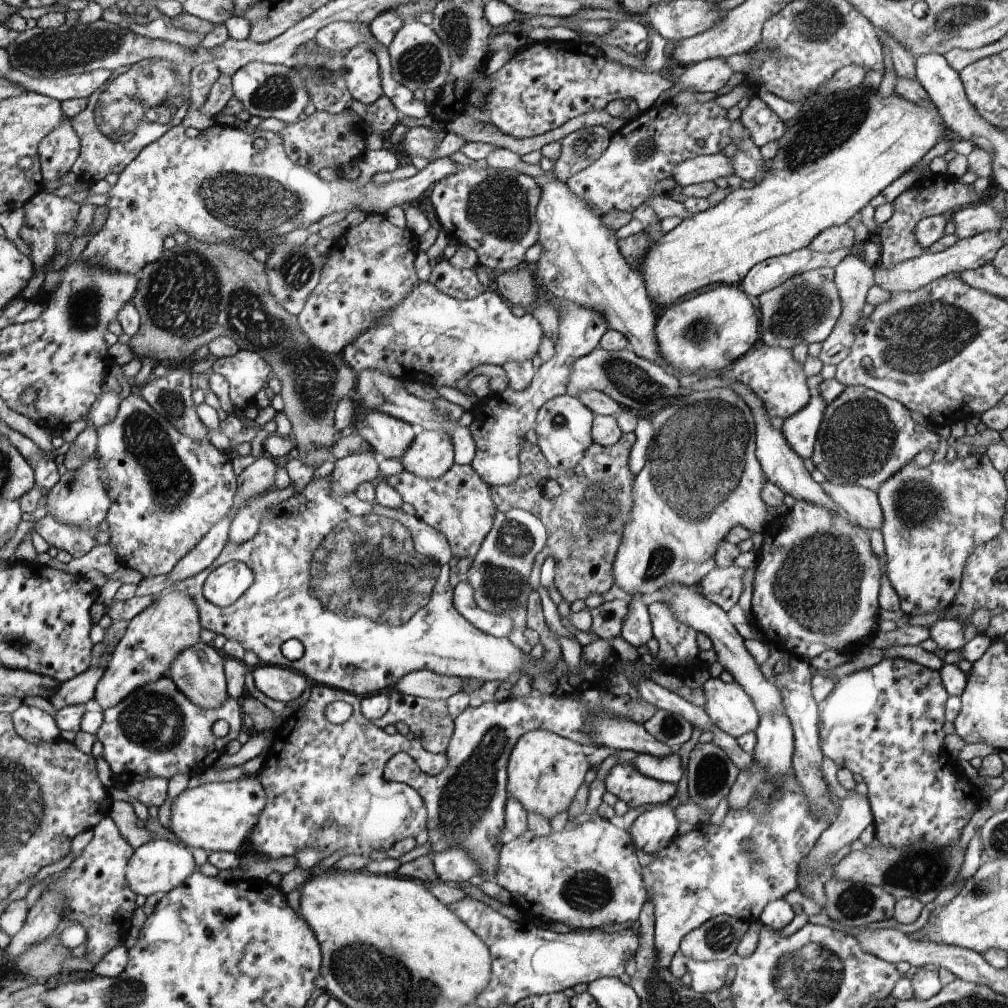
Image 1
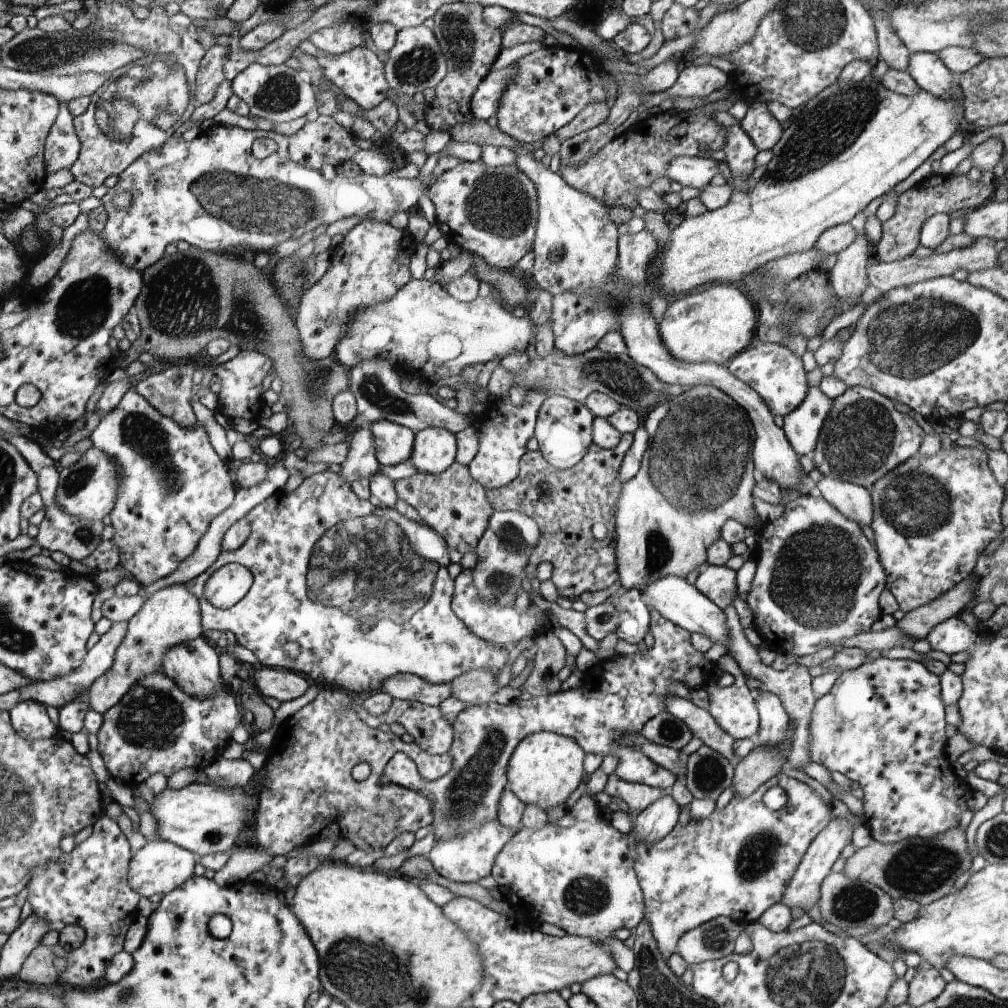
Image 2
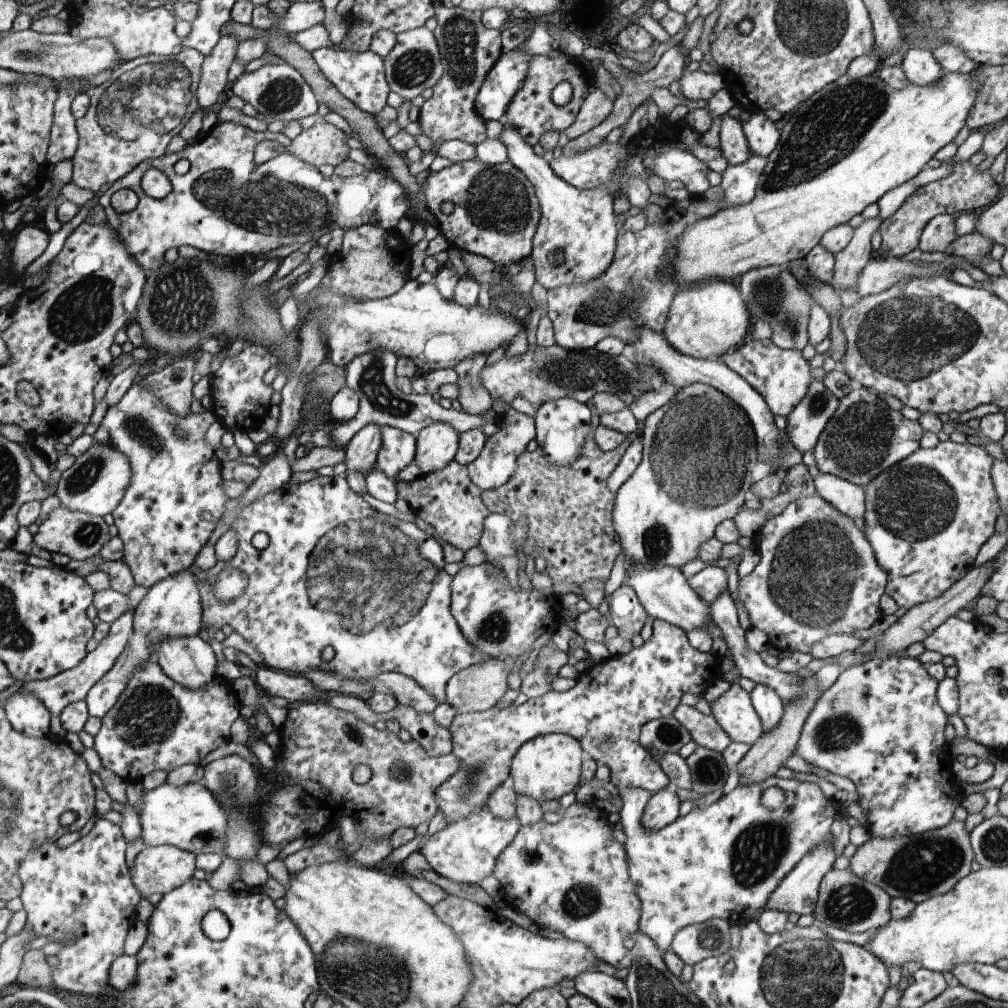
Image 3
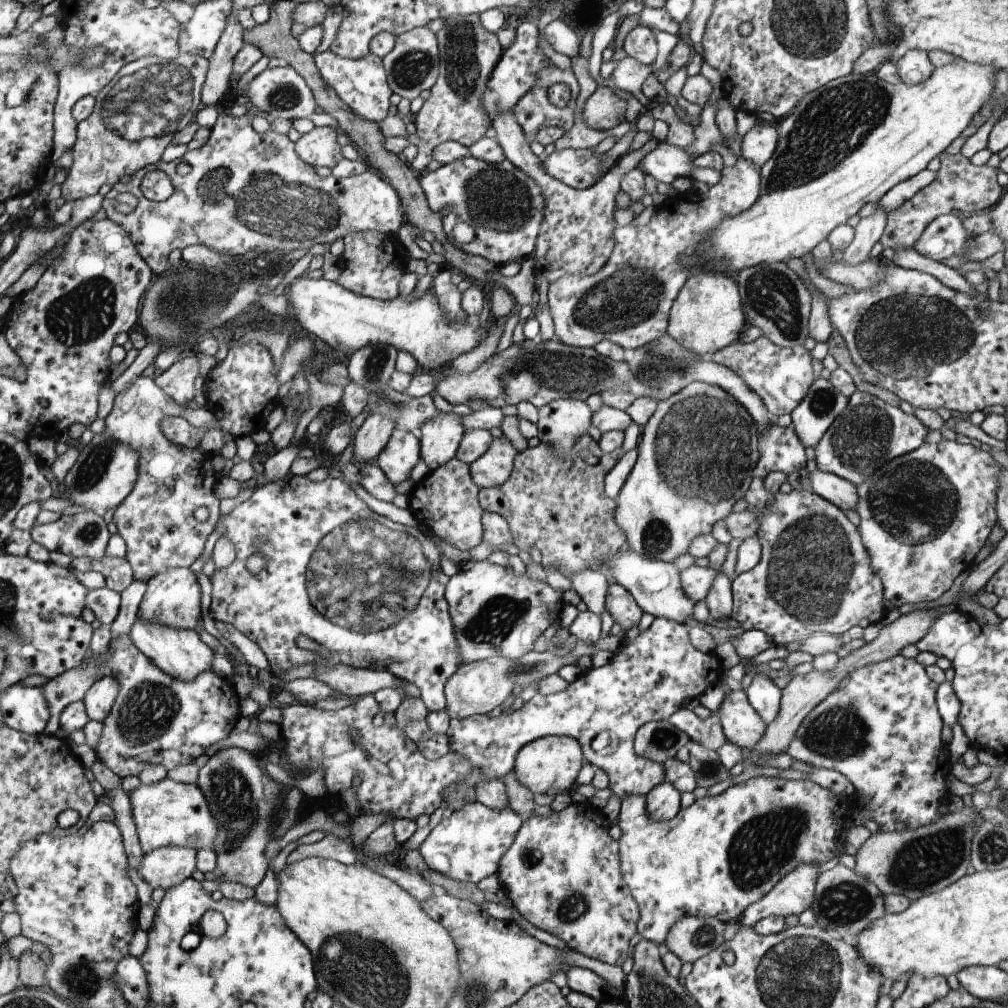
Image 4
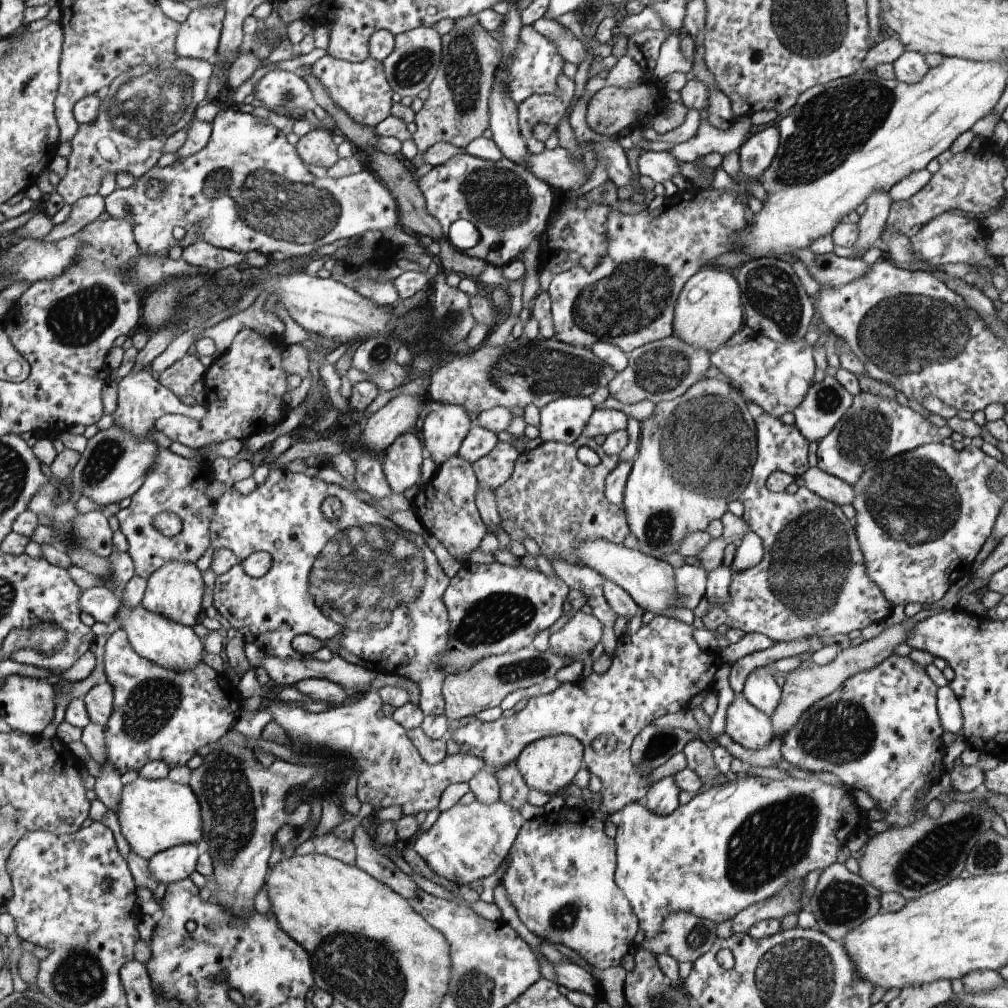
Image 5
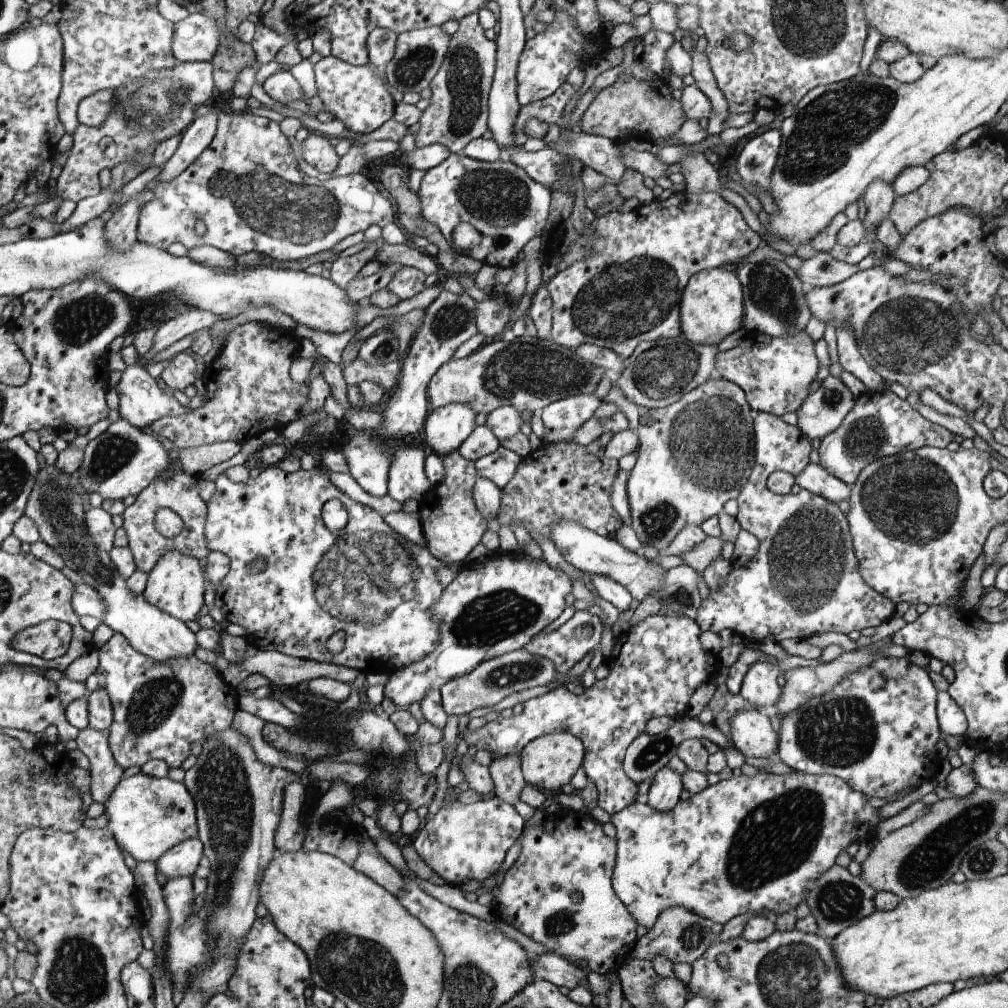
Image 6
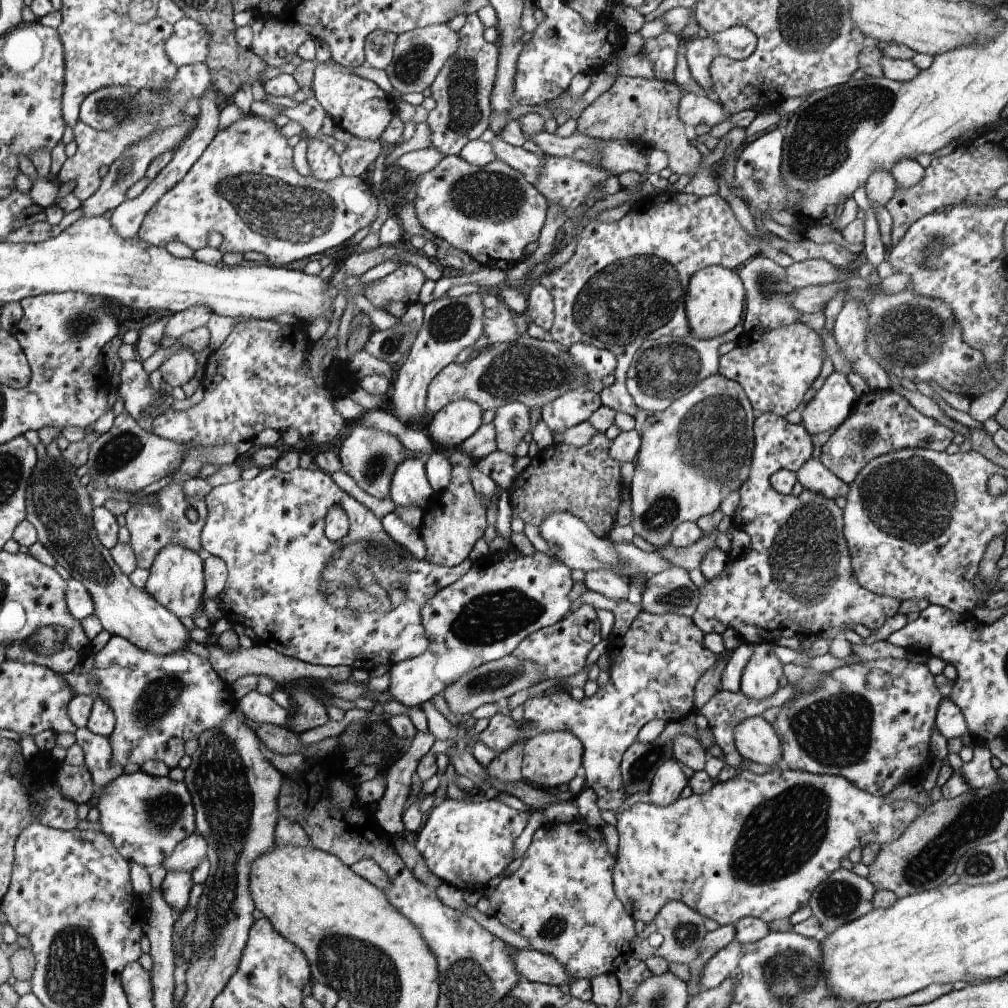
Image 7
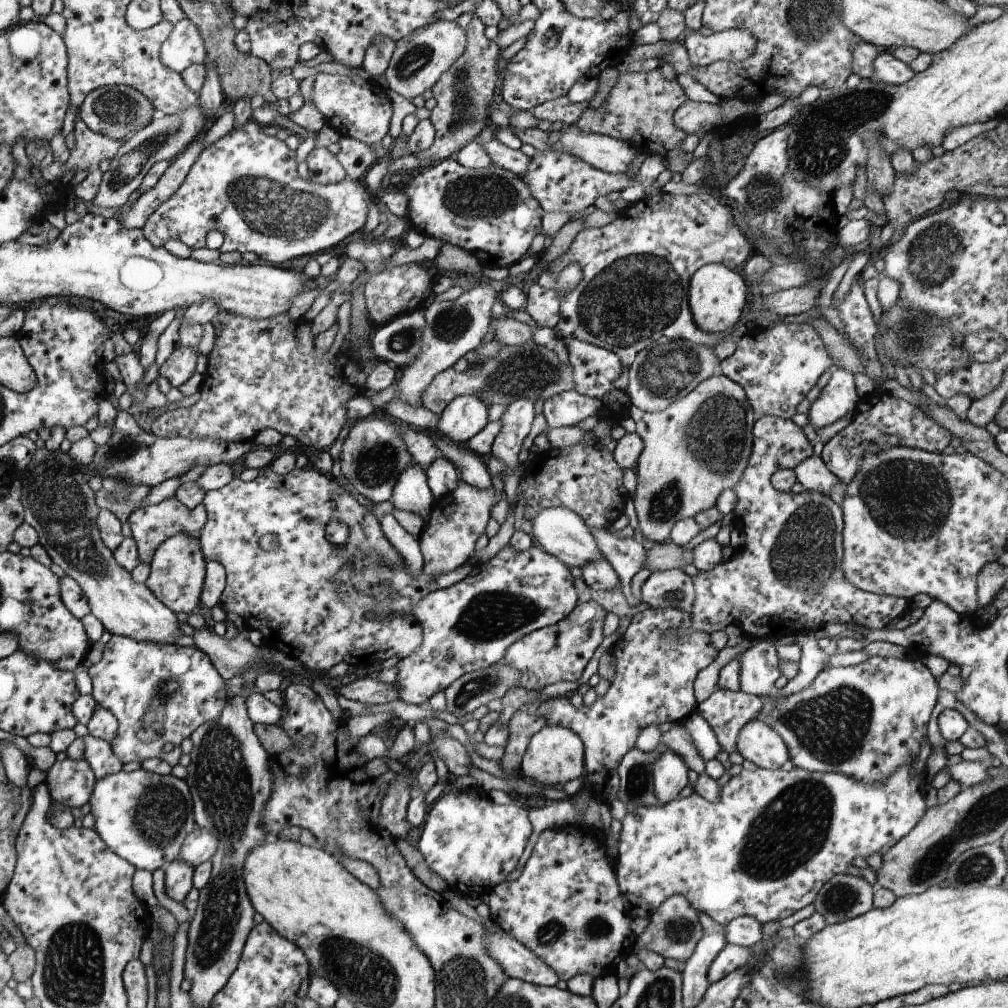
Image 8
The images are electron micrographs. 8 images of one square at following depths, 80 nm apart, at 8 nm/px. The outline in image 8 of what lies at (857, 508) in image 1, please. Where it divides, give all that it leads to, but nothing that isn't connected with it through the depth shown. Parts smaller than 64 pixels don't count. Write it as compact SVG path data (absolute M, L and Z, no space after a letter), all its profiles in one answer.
M808 457L793 470L797 482L800 482L806 491L814 491L830 496L832 488L839 482L837 476L824 464L822 457Z

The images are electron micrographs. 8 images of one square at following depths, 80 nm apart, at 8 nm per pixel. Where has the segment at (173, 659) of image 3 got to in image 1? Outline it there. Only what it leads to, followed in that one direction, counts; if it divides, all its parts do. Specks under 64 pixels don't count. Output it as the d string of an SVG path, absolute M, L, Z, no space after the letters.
M201 641L180 653L180 656L172 662L168 676L183 691L183 694L200 708L219 709L229 699L226 692L224 660L214 648L202 644Z

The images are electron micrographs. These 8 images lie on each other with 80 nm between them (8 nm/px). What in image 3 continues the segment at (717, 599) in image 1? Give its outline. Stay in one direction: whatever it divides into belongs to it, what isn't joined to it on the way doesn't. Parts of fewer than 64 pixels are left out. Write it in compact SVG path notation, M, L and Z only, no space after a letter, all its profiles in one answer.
M708 565L688 579L690 588L711 605L728 588L728 577L723 568Z

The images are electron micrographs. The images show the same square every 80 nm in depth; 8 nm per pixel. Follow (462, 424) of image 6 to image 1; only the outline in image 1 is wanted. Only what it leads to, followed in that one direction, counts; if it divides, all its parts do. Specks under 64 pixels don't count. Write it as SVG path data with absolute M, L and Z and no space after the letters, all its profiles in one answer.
M419 430L399 460L406 471L421 479L439 479L455 464L451 434Z

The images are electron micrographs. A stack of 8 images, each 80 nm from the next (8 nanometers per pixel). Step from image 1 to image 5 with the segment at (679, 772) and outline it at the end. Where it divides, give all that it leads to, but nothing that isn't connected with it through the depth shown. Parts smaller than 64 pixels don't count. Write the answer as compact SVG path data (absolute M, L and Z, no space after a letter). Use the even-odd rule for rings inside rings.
M656 615L650 623L646 625L642 625L640 630L636 632L636 634L628 635L624 634L617 638L616 648L614 650L613 655L611 656L611 667L608 668L607 671L601 672L598 674L597 672L592 672L587 677L581 677L574 683L562 683L554 692L551 692L547 695L538 695L532 697L531 699L527 700L526 706L519 711L516 711L511 716L501 716L499 719L487 723L486 721L480 721L475 715L470 715L469 717L464 717L461 719L454 719L449 722L449 728L452 730L451 737L457 742L459 746L459 752L464 752L466 754L477 756L480 760L483 760L484 766L488 766L493 768L494 772L508 766L515 762L515 760L519 757L519 754L523 752L523 749L526 748L531 742L535 740L544 738L544 737L551 737L554 735L572 735L574 738L579 739L581 743L585 746L584 749L584 760L586 767L591 772L591 774L595 774L596 776L600 777L602 780L602 788L600 792L603 796L603 802L600 806L600 809L606 815L612 815L617 810L623 809L624 806L627 804L636 802L640 800L643 796L647 795L649 788L652 786L650 779L648 779L650 774L641 775L637 773L636 766L633 765L631 761L631 744L633 738L636 738L636 735L648 724L652 723L653 720L656 718L660 718L660 716L664 716L670 713L675 713L681 711L684 708L688 708L689 703L691 700L700 693L704 693L705 691L708 692L713 687L714 676L716 676L716 672L721 666L720 656L715 652L703 651L699 646L698 643L695 641L693 632L694 627L692 625L688 625L680 620L673 619L671 617L665 617L664 615ZM598 736L606 736L606 744L600 748L600 750L596 751L592 749L592 742L598 738Z

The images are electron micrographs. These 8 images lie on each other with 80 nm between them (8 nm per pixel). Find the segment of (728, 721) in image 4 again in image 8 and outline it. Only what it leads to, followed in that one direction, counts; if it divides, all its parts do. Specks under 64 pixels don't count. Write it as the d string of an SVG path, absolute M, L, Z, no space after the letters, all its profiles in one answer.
M748 721L737 737L737 751L760 769L788 768L789 750L782 737L764 721Z

